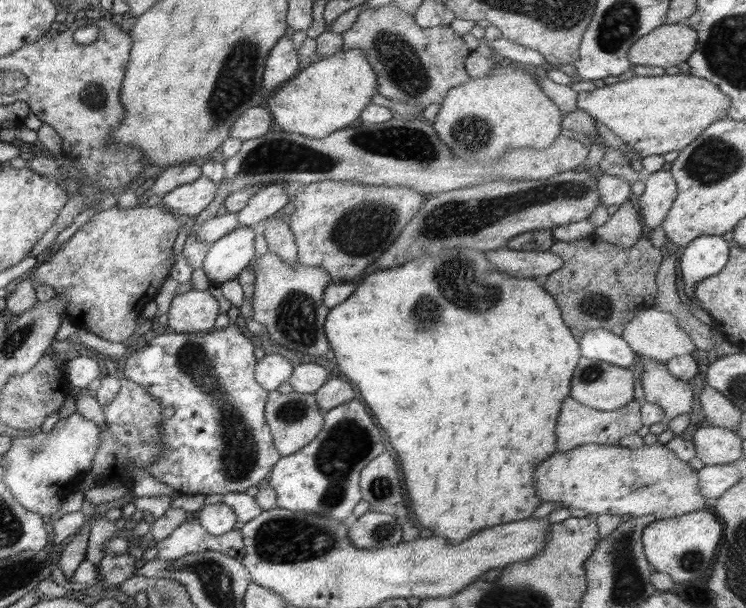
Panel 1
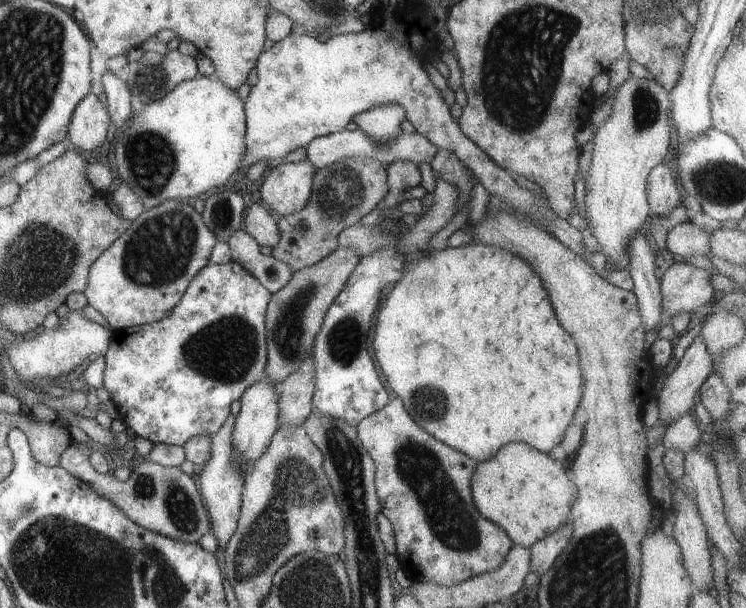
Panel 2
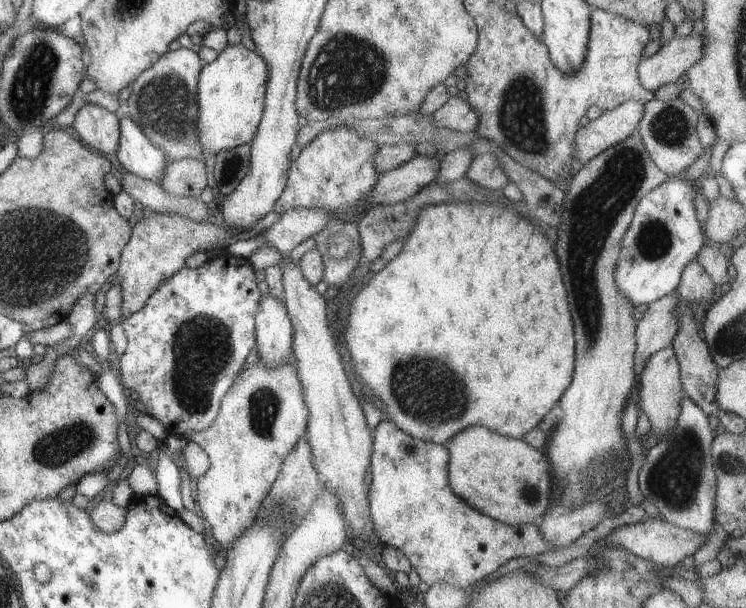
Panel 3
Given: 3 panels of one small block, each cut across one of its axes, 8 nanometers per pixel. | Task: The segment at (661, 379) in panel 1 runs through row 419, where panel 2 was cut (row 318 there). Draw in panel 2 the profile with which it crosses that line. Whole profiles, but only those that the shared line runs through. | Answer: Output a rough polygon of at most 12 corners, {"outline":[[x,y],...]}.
{"outline":[[676,259],[660,277],[665,321],[711,300],[705,270]]}

